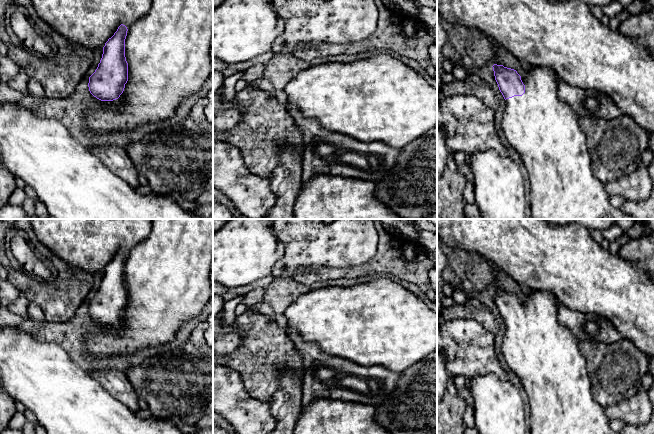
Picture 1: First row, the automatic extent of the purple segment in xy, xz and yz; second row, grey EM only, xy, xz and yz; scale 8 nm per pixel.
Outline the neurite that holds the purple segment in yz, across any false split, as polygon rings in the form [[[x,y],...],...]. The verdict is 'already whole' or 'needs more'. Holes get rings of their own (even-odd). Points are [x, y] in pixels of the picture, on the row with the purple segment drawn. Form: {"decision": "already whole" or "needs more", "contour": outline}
{"decision": "needs more", "contour": [[[494,64],[495,80],[505,99],[501,127],[521,156],[529,175],[534,219],[635,219],[613,207],[604,184],[595,177],[587,139],[579,118],[558,97],[561,80],[550,68],[533,67],[520,76],[516,70]]]}

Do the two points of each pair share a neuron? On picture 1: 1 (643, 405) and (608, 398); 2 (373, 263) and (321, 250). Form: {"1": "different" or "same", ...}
{"1": "different", "2": "different"}

